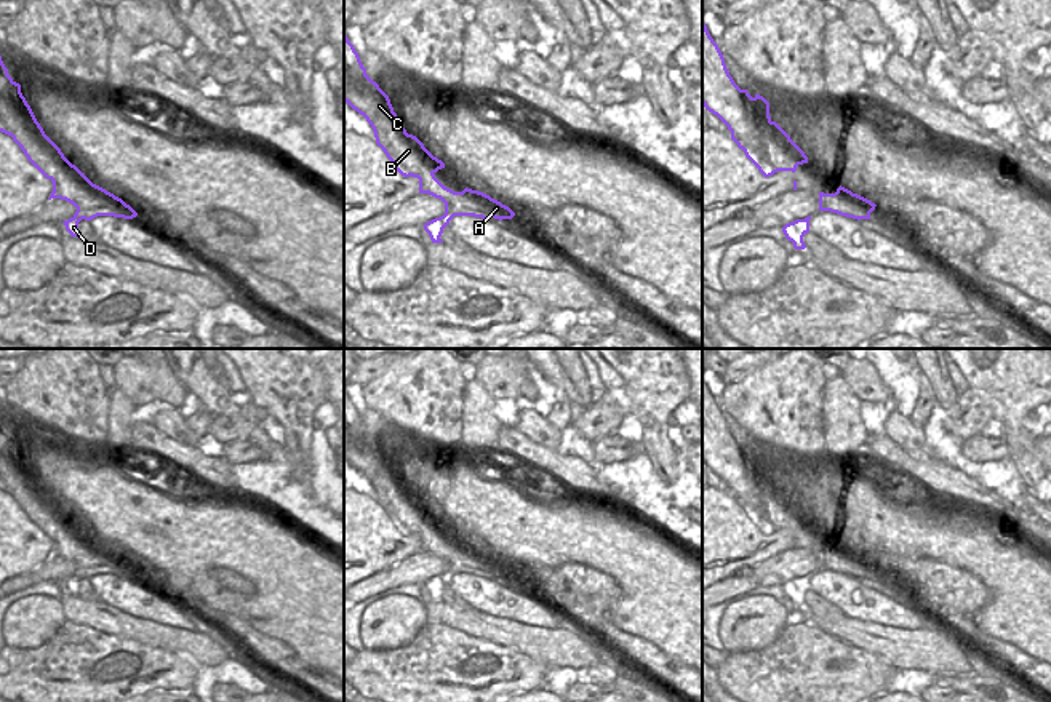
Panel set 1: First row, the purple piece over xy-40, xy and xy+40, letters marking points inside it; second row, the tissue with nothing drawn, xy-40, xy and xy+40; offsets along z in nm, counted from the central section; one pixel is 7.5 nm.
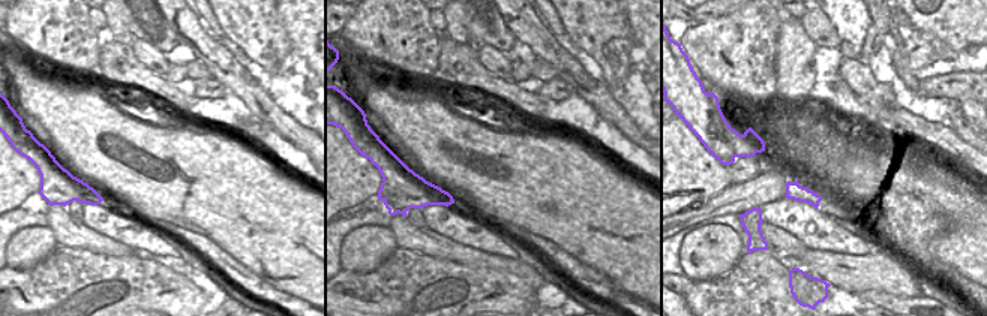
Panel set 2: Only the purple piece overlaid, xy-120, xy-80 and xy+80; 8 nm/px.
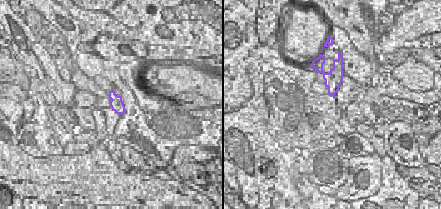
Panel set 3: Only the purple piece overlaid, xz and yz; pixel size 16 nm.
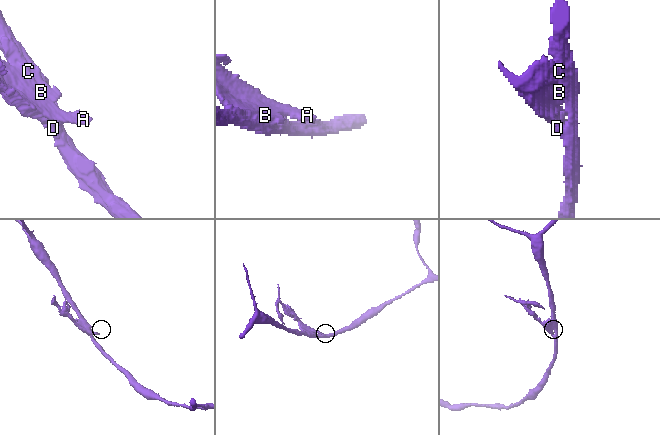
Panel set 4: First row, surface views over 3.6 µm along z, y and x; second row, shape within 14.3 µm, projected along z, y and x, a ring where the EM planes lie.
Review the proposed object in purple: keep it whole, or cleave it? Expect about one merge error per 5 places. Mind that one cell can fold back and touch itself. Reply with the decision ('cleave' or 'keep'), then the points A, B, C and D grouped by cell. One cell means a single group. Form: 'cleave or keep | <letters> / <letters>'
cleave | A D / B C

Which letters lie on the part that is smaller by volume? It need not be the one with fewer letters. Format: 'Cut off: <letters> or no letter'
Cut off: A, D.

